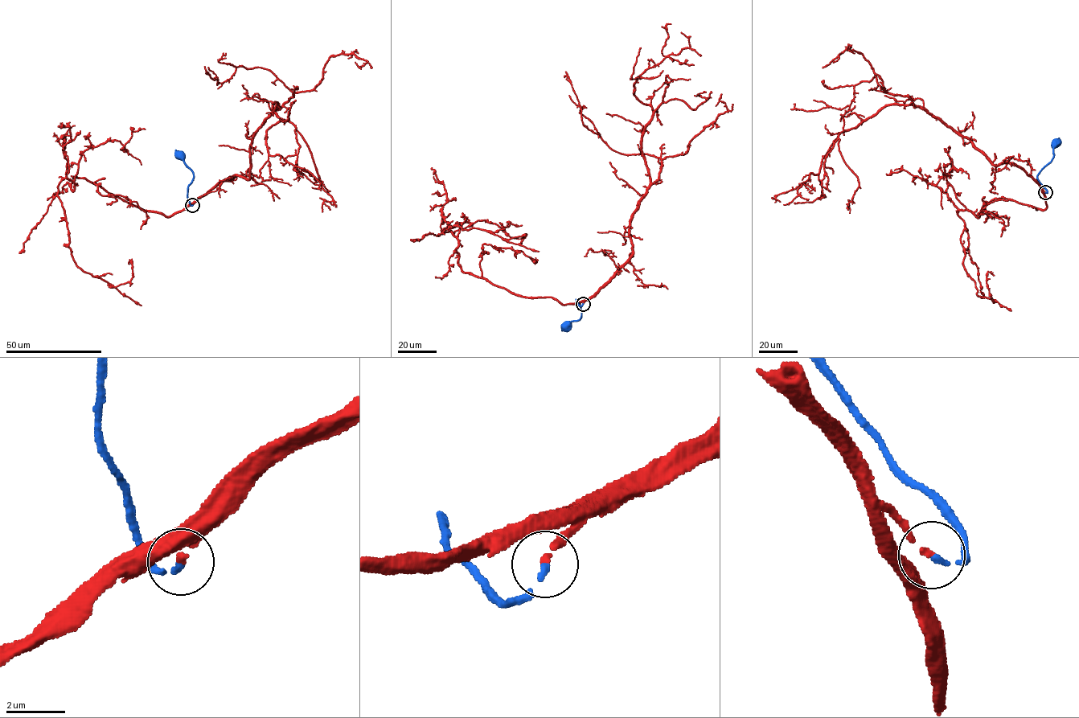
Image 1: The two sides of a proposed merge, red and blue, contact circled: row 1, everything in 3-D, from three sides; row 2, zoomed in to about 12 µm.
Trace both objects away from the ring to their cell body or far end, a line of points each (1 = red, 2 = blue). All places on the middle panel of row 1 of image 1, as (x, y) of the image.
1: (582, 304), (633, 253), (629, 220), (650, 176), (642, 134), (653, 115), (634, 84), (690, 47), (681, 32)
2: (582, 304), (579, 305), (576, 300), (580, 308), (580, 317), (567, 326)

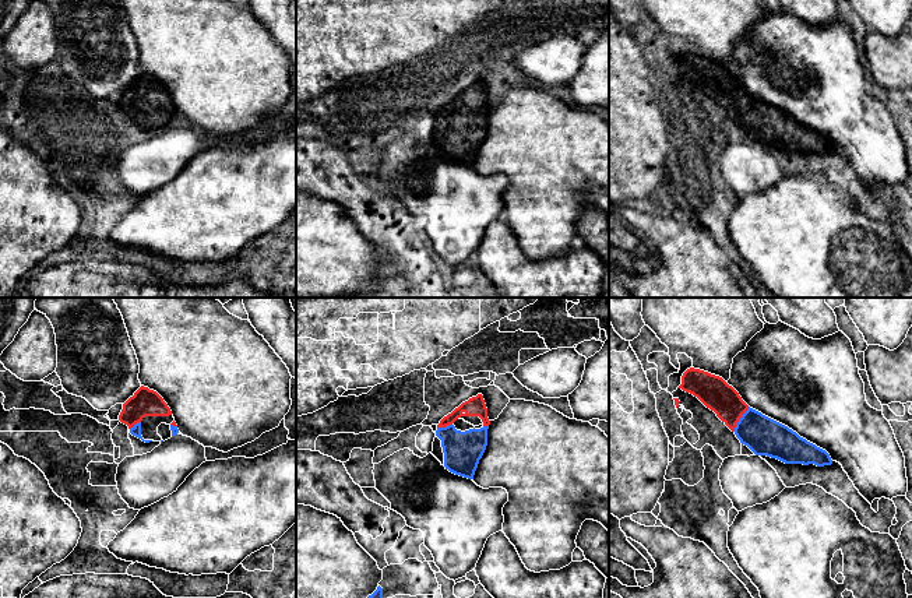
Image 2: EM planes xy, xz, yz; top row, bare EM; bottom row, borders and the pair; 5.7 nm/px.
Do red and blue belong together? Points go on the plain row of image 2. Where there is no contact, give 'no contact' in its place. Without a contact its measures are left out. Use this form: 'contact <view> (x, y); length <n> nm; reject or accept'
contact yz (739, 105); length 170 nm; accept

